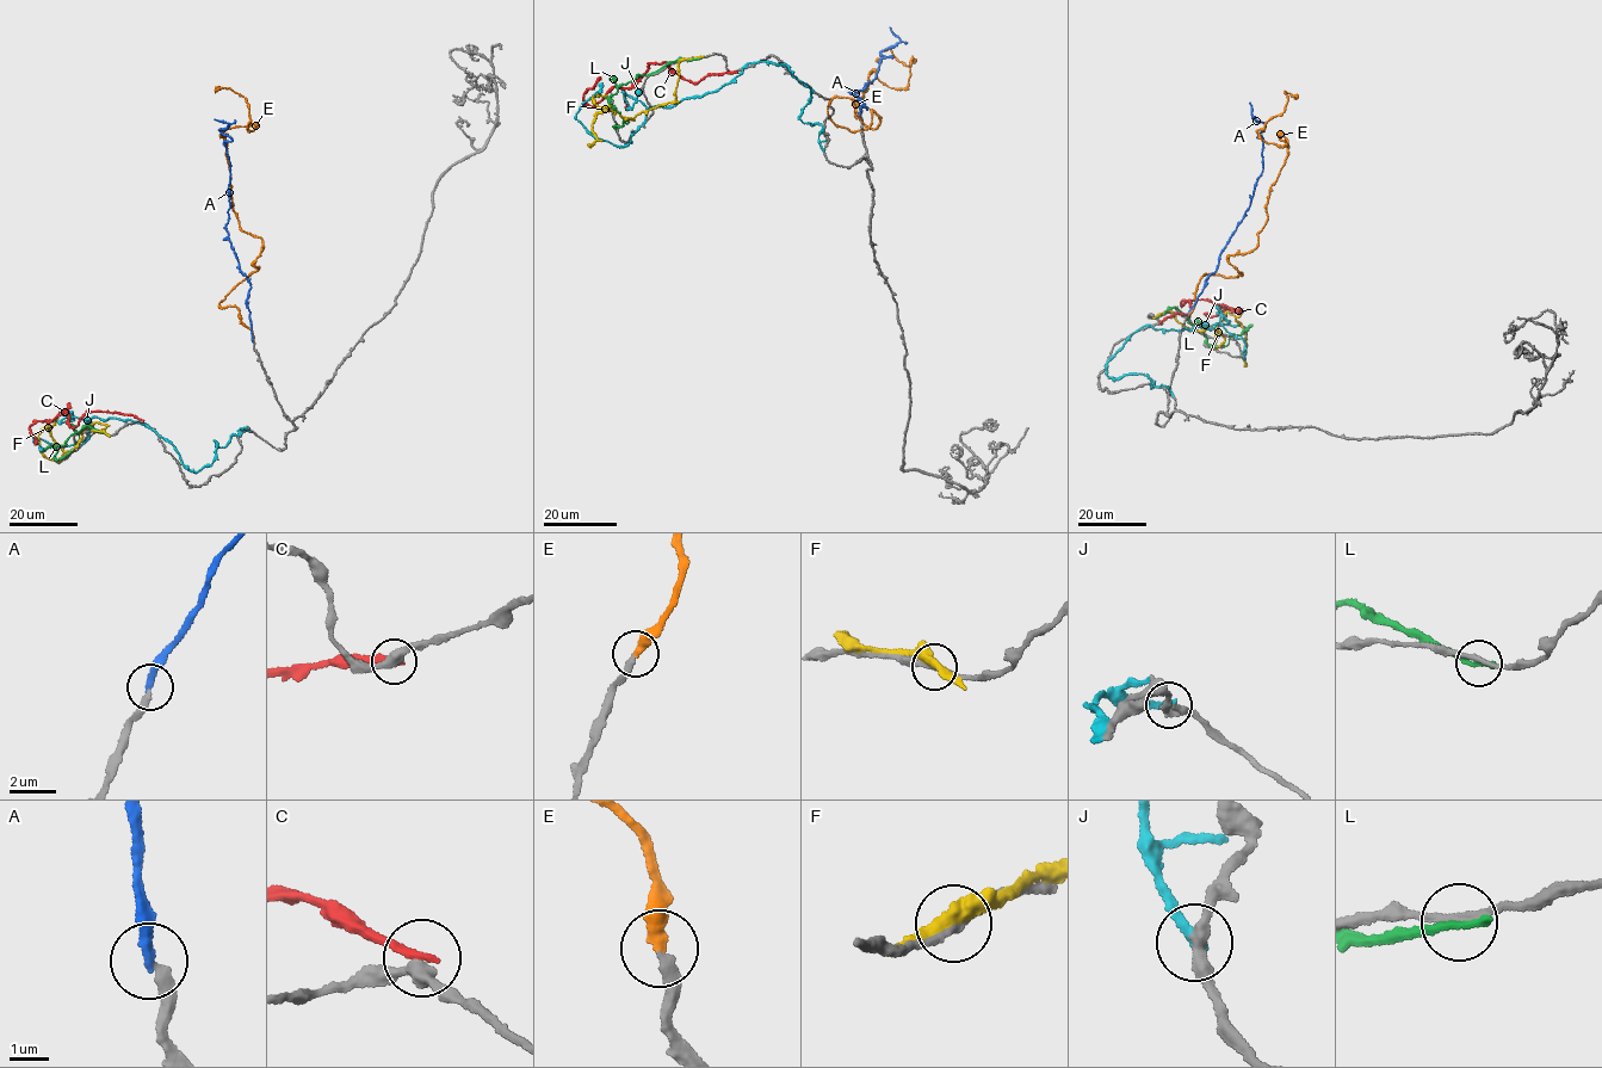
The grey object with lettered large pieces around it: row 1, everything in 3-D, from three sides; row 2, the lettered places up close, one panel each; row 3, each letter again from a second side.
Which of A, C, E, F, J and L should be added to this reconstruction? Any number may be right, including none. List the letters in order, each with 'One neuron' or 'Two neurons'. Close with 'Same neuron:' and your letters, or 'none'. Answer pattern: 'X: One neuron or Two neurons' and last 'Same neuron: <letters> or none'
A: Two neurons
C: Two neurons
E: One neuron
F: Two neurons
J: Two neurons
L: Two neurons
Same neuron: E

